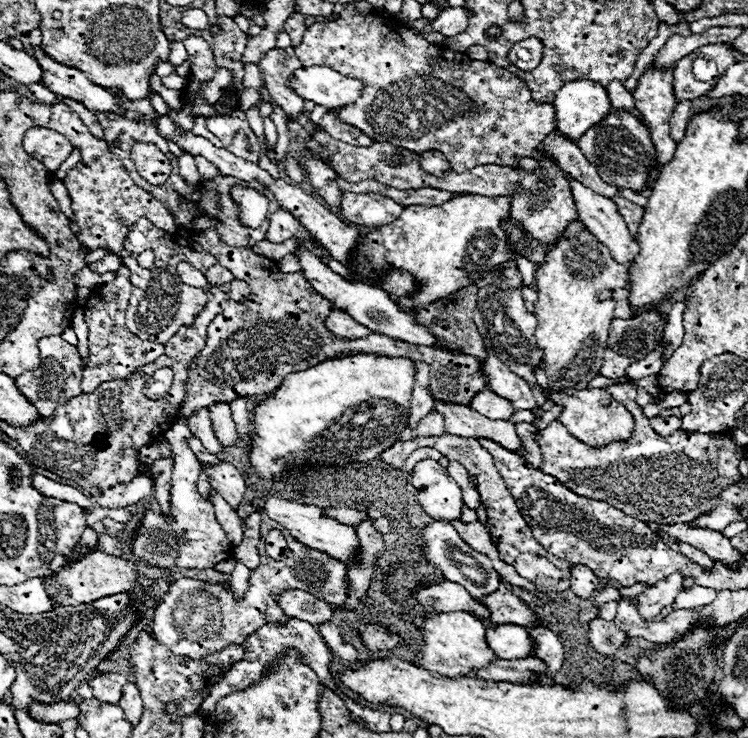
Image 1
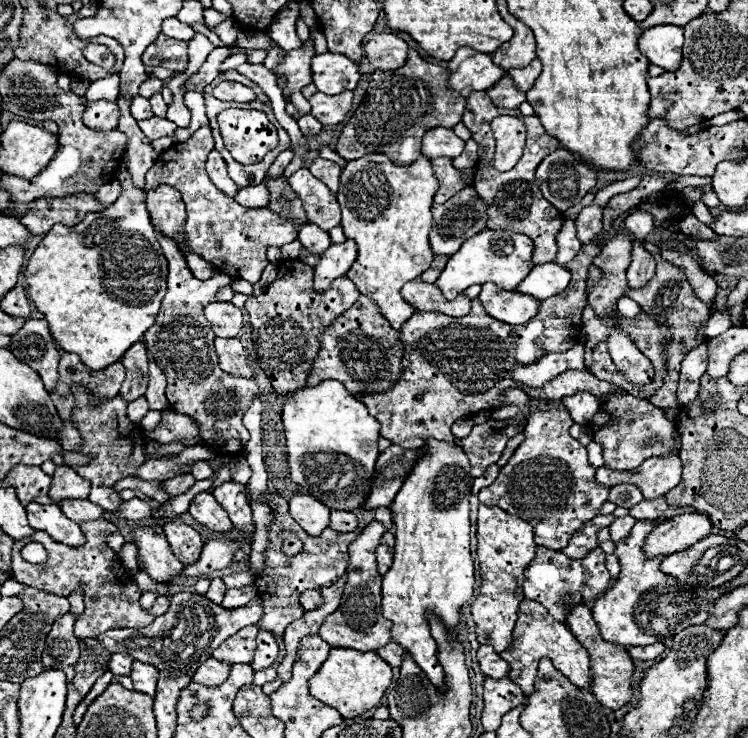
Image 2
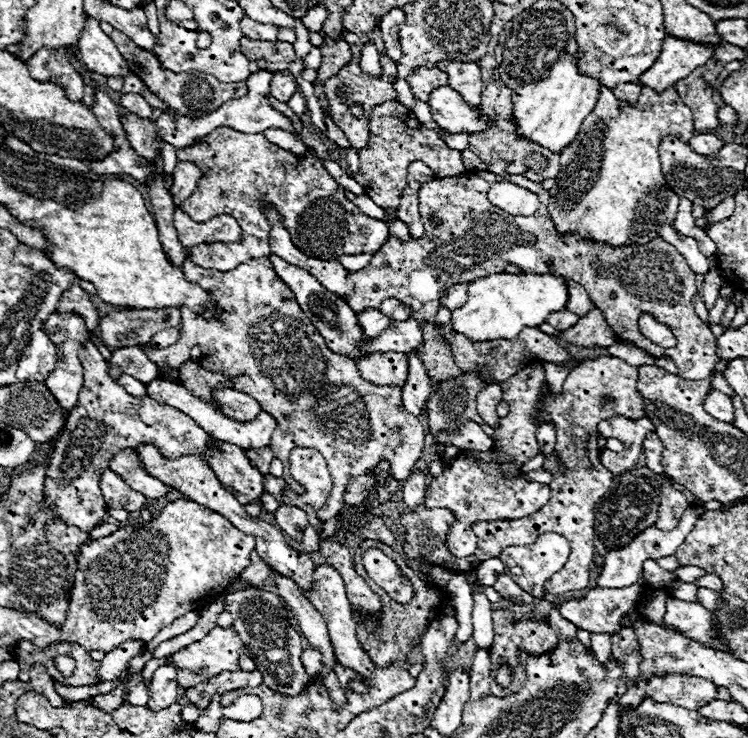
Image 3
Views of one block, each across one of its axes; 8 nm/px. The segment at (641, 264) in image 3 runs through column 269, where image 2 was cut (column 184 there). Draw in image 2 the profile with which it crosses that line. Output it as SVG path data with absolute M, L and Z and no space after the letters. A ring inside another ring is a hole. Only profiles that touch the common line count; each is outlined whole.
M168 184L156 186L156 188L148 190L146 204L148 204L148 212L152 216L152 222L160 226L162 234L180 242L180 238L182 238L180 230L186 220L186 210L184 210L180 192Z

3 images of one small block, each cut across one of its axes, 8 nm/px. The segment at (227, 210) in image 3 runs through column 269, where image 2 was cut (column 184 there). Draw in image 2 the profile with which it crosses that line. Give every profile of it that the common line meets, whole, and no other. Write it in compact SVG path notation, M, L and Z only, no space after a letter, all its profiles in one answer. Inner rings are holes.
M198 128L188 140L176 142L160 154L156 164L146 174L146 188L152 188L156 184L170 184L180 190L186 204L186 222L182 226L184 246L180 248L184 256L198 254L220 272L256 284L268 264L266 250L270 246L282 248L284 244L294 242L298 238L298 232L292 228L292 218L282 218L268 208L246 208L240 206L234 198L224 196L224 192L220 192L210 182L204 170L204 160L212 150L212 128Z

